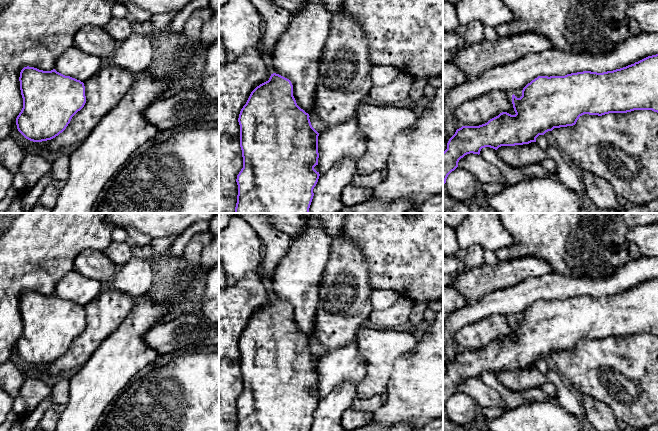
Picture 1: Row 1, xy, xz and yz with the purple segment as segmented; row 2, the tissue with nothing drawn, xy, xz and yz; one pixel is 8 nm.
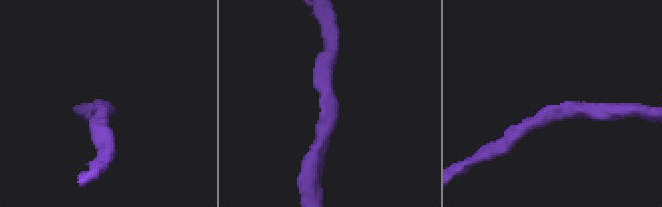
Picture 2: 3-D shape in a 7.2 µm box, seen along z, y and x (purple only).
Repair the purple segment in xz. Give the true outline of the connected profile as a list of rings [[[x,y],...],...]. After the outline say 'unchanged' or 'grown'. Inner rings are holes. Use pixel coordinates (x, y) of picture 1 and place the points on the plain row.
[[[271,298],[268,305],[251,316],[238,342],[243,392],[236,403],[236,431],[310,431],[314,420],[313,413],[320,398],[314,393],[319,382],[319,357],[312,351],[309,341],[309,338],[297,329],[291,305],[279,298]]] | unchanged

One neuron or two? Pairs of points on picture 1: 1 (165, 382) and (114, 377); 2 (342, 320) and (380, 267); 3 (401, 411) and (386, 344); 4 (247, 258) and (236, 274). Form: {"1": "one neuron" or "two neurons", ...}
{"1": "two neurons", "2": "two neurons", "3": "two neurons", "4": "one neuron"}

